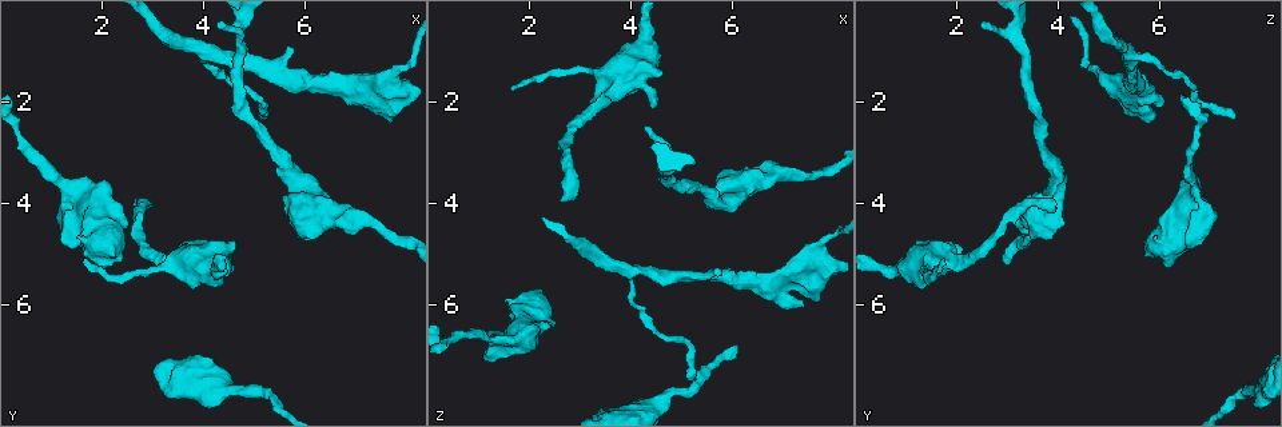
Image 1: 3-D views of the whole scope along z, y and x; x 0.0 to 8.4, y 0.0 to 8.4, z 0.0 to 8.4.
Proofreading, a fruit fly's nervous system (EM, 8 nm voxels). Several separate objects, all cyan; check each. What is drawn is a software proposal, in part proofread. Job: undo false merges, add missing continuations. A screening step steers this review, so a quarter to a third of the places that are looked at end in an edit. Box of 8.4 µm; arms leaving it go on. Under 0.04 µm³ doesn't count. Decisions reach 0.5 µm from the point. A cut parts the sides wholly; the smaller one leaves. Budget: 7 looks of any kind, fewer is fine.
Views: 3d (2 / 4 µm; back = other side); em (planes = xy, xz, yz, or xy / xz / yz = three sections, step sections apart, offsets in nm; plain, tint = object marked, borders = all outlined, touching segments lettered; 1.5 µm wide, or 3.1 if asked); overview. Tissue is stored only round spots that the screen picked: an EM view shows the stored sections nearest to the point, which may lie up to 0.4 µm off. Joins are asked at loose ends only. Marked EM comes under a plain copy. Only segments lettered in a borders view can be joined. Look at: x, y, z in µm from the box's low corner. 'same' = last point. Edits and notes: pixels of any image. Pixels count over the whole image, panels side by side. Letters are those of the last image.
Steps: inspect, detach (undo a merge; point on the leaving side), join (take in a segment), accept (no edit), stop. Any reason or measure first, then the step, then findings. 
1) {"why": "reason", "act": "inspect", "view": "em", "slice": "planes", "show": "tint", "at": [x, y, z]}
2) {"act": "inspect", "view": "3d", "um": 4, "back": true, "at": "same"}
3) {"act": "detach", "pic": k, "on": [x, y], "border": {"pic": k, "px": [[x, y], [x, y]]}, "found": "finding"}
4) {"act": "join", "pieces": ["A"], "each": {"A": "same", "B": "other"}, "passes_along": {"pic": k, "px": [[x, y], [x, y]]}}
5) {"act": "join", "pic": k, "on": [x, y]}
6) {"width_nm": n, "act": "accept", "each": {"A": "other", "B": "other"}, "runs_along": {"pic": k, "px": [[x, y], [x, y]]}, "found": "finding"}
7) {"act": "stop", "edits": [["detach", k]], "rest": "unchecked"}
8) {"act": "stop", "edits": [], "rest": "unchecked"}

{"act": "inspect", "view": "3d", "um": 2, "at": [2.65, 4.00, 3.95]}

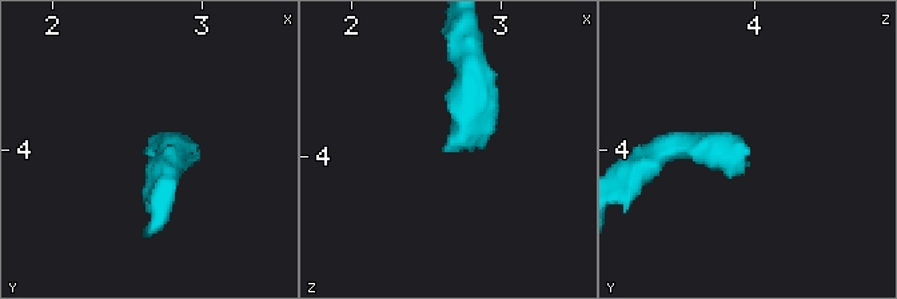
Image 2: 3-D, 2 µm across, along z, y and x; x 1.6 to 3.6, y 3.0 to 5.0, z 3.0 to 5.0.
{"why": "need the tissue", "act": "inspect", "view": "em", "slice": "yz", "step": 4, "show": "tint", "at": [2.60, 4.02, 3.94]}

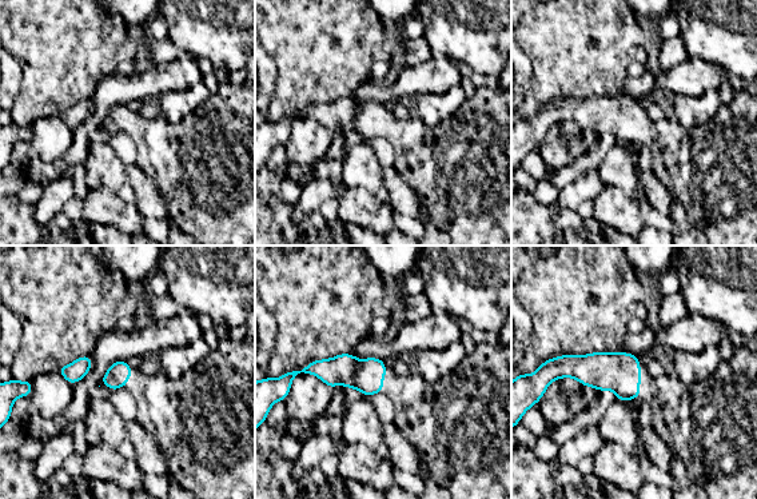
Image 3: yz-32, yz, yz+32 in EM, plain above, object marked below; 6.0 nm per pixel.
{"act": "inspect", "view": "em", "slice": "planes", "show": "borders", "at": "same"}

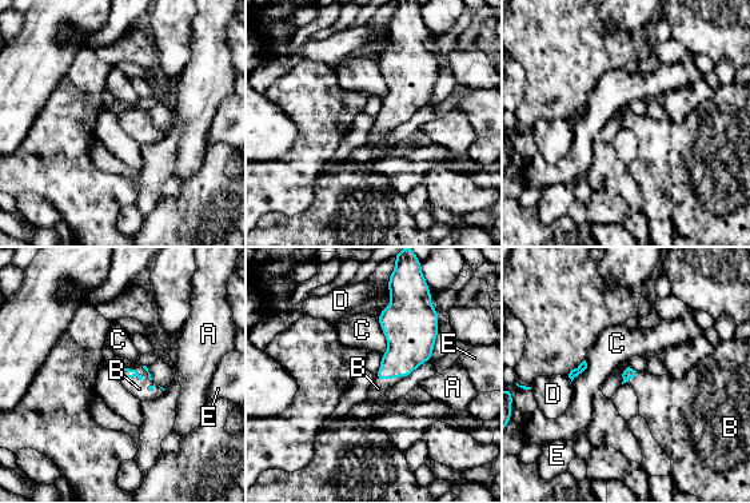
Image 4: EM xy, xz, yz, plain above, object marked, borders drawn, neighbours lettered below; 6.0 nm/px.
{"longest_contact_nm": ["C", 240], "act": "join", "pieces": ["B"], "each": {"A": "other", "B": "same", "C": "other", "D": "other", "E": "other"}, "found": "the cell continues"}

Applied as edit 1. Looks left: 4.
{"act": "inspect", "view": "overview"}

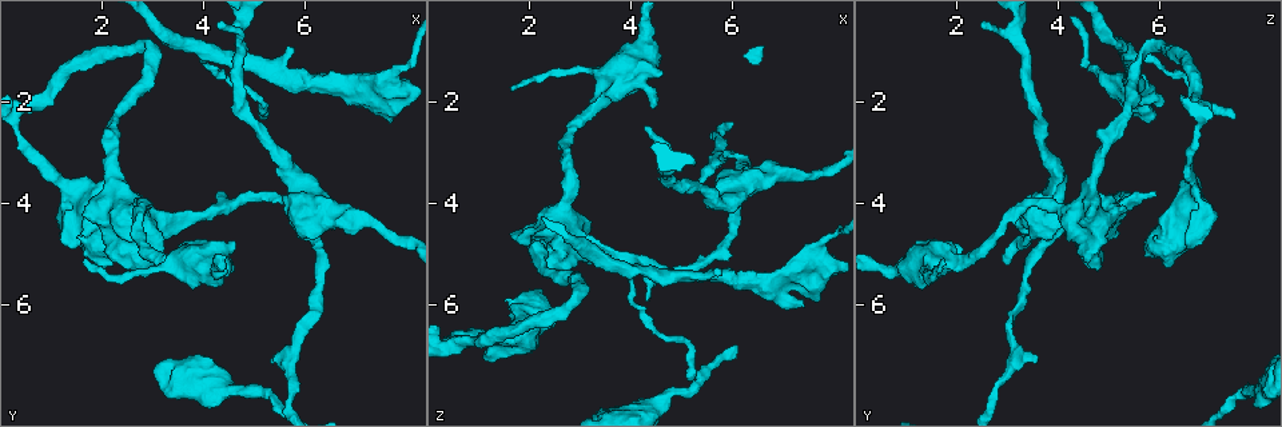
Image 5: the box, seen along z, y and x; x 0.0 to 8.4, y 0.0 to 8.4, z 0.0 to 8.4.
{"why": "calibre changes", "act": "inspect", "view": "em", "slice": "yz", "step": 8, "show": "tint", "at": [5.60, 3.30, 3.95]}

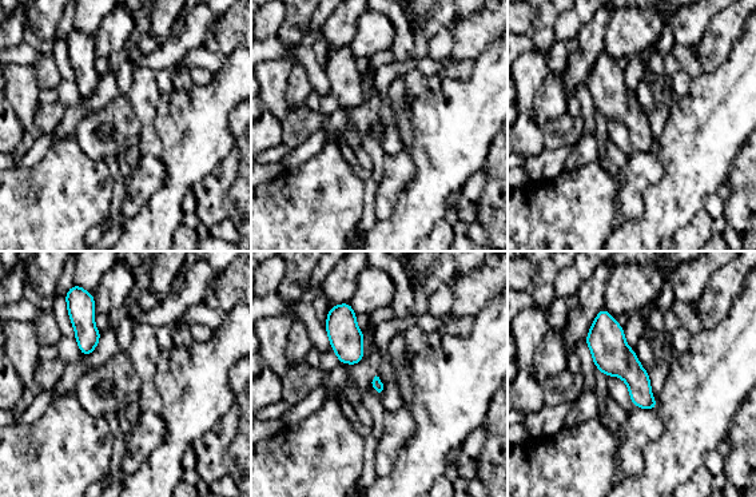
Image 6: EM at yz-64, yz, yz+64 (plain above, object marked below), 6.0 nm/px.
{"act": "inspect", "view": "em", "slice": "planes", "show": "borders", "at": "same"}

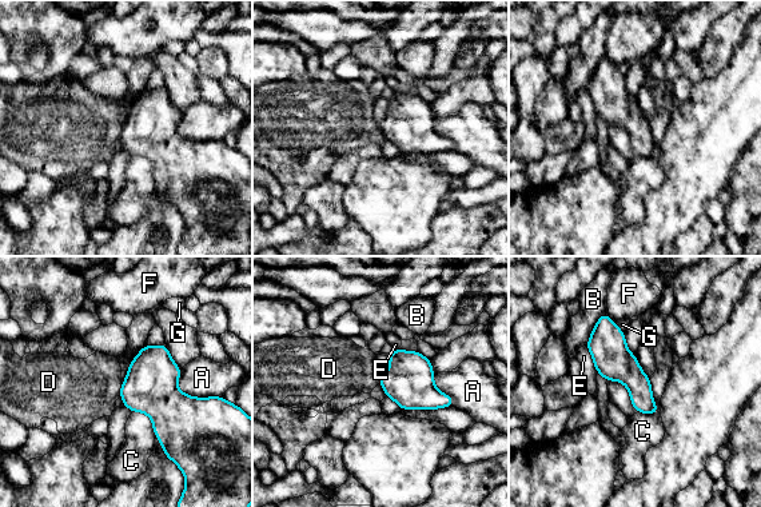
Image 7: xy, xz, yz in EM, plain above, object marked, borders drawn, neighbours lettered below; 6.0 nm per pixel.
{"width_nm": 180, "act": "accept", "each": {"A": "other", "B": "other", "C": "other", "D": "other", "E": "other", "F": "other", "G": "other"}, "border": {"pic": 7, "px": [[180, 370], [182, 391], [222, 396]]}, "found": "one cell here"}

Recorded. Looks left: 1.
{"act": "stop", "edits": [["join", 4]], "rest": "unchecked"}

